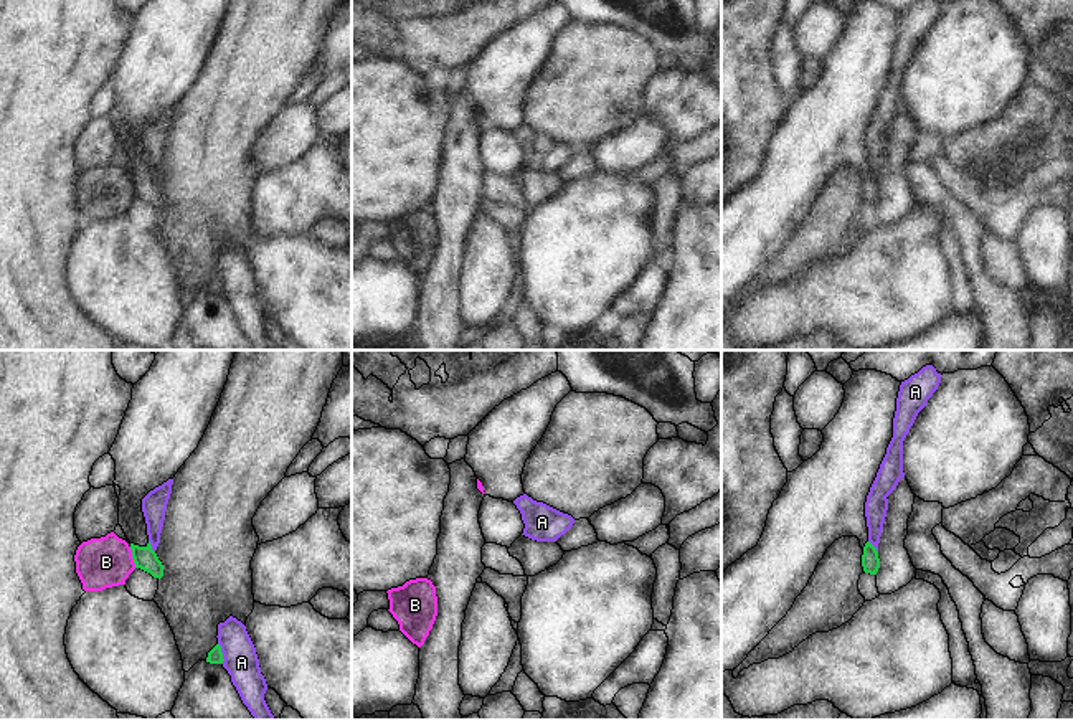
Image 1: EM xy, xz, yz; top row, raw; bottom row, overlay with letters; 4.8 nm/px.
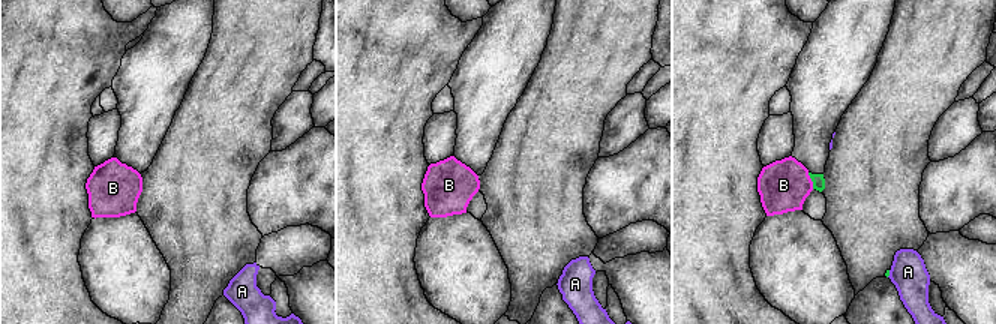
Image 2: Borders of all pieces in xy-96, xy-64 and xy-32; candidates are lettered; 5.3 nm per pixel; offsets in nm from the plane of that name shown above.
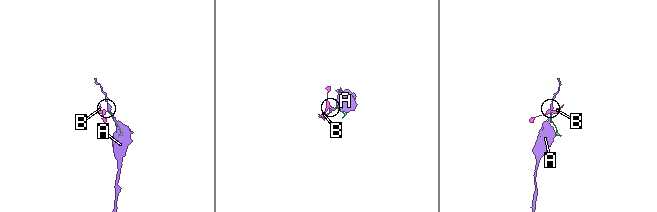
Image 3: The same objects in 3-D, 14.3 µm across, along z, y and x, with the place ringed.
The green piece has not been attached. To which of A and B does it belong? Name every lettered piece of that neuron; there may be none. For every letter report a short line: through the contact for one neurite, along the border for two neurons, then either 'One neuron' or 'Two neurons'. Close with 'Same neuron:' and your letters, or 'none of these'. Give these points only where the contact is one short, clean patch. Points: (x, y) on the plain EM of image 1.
A: Two neurons
B: Line: xy (129, 177), (136, 197). Two neurons
Same neuron: none of these.

